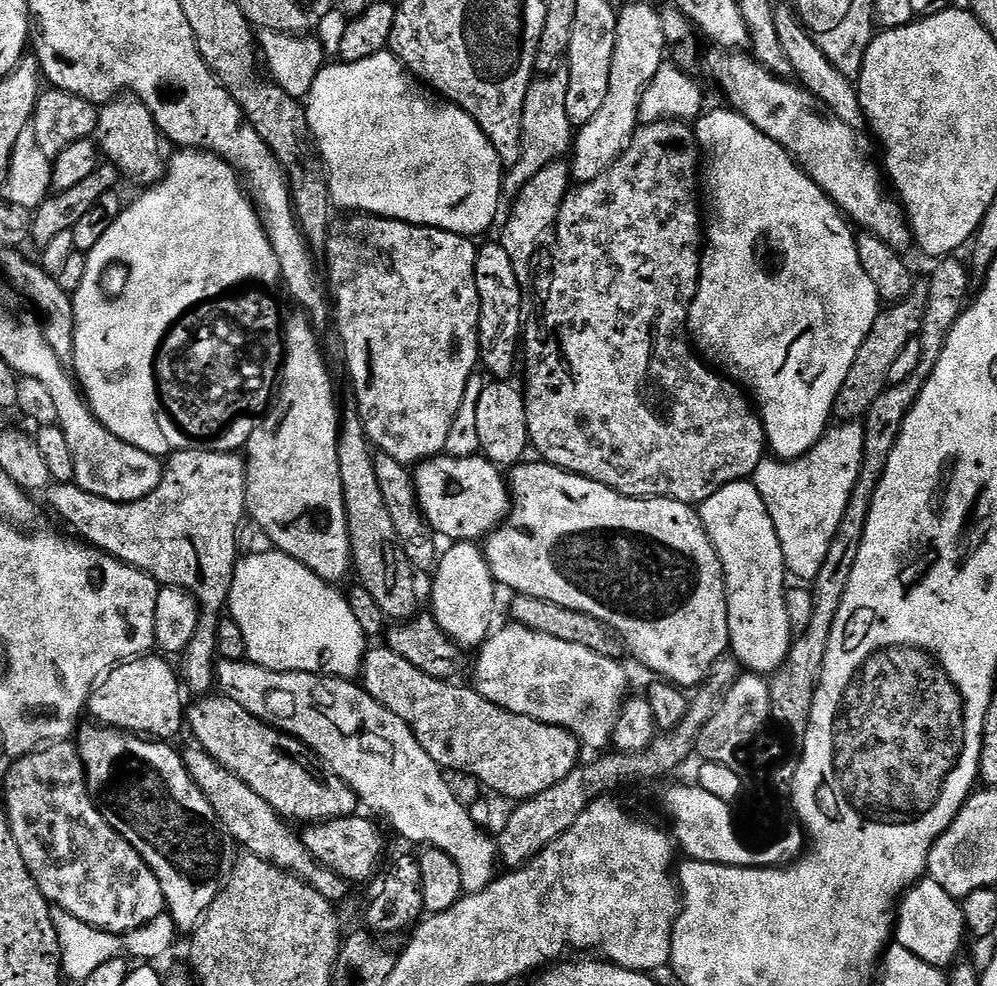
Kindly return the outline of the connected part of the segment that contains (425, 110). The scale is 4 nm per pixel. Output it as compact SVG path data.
M390 50L379 52L370 58L362 58L362 62L332 62L321 68L314 78L314 86L310 86L308 91L306 111L308 129L312 132L328 177L328 194L337 209L344 208L340 210L347 210L352 214L391 216L392 219L404 220L407 224L421 224L423 228L441 228L469 238L476 238L479 232L486 231L495 222L496 211L500 208L500 200L502 201L502 165L494 146L488 141L478 122L470 118L470 114L466 114L457 104L449 104L447 100L429 91Z

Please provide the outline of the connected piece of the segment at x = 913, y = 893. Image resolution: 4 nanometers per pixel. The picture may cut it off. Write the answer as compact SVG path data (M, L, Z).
M921 878L900 897L894 909L894 940L910 950L922 962L941 970L957 963L966 929L960 900L946 894L938 882Z

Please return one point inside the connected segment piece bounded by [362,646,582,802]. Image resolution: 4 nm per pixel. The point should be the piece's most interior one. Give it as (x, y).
(514, 755)

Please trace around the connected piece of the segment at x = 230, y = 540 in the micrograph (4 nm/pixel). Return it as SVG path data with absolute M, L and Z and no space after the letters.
M186 449L167 457L158 486L138 502L110 502L82 490L74 482L52 482L46 489L53 514L61 516L81 541L142 570L163 587L188 592L199 604L197 629L178 656L178 675L183 687L196 698L209 695L214 688L214 665L218 660L216 631L234 582L238 563L236 535L240 523L246 520L247 489L243 455Z

